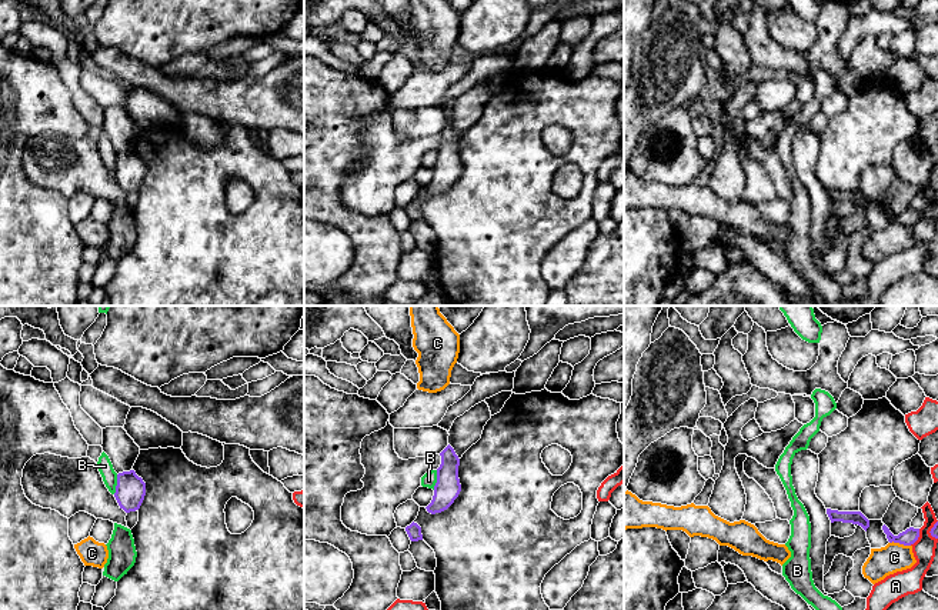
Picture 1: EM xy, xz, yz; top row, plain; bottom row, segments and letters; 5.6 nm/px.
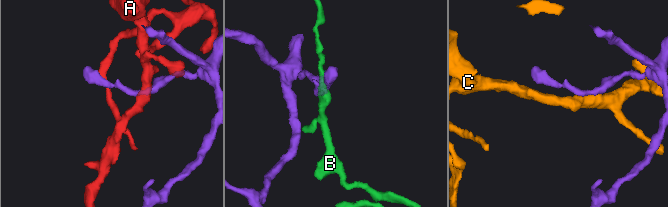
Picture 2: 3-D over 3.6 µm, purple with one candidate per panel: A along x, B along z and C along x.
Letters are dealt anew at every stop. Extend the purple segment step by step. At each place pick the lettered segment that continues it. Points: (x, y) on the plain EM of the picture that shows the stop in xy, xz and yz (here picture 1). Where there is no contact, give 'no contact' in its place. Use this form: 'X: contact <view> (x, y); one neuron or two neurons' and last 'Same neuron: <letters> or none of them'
A: contact yz (918, 216); two neurons
B: contact xy (117, 164); two neurons
C: contact yz (900, 223); two neurons
Same neuron: none of them

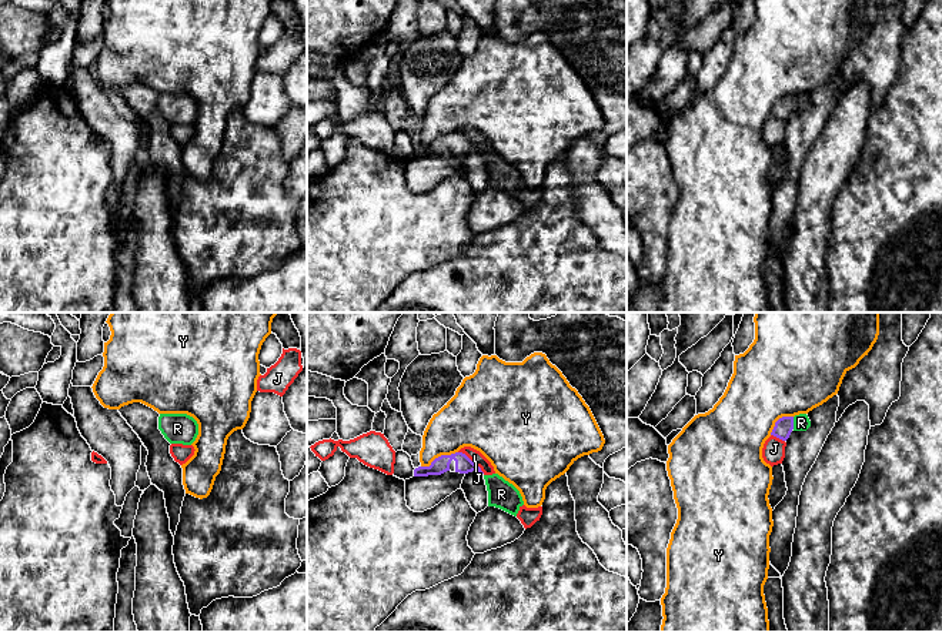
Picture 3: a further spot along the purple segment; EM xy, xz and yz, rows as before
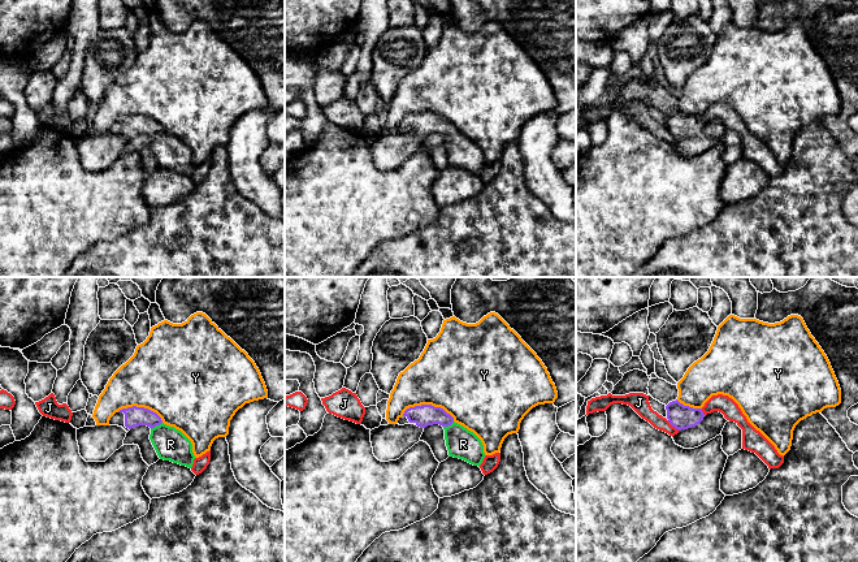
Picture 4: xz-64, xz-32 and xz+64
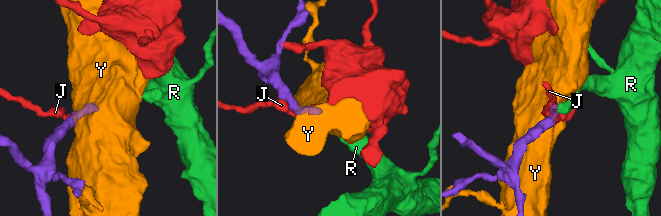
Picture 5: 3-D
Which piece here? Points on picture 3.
J: contact xz (470, 140); two neurons
R: contact yz (792, 103); one neuron
Y: contact xz (438, 137); two neurons
Same neuron: R

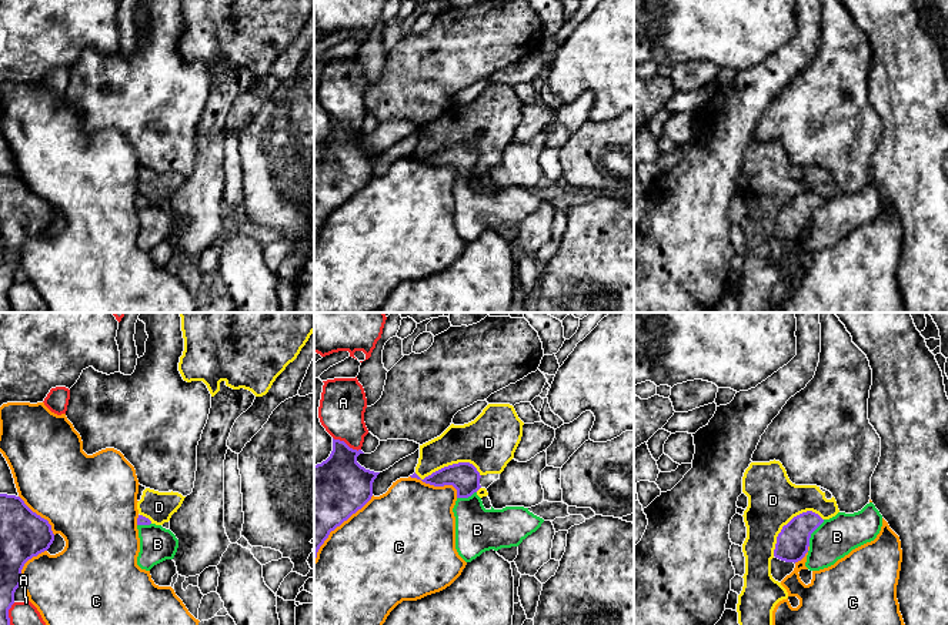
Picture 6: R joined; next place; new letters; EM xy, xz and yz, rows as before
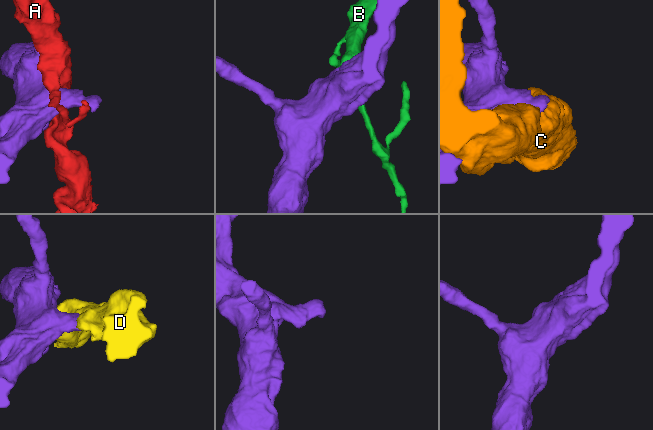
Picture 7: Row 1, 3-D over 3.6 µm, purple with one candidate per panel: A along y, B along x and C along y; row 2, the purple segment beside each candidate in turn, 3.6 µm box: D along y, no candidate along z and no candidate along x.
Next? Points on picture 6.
A: contact xz (346, 124); two neurons
B: contact yz (813, 211); one neuron
C: contact xz (337, 206); two neurons
D: contact yz (790, 201); two neurons
Same neuron: B

